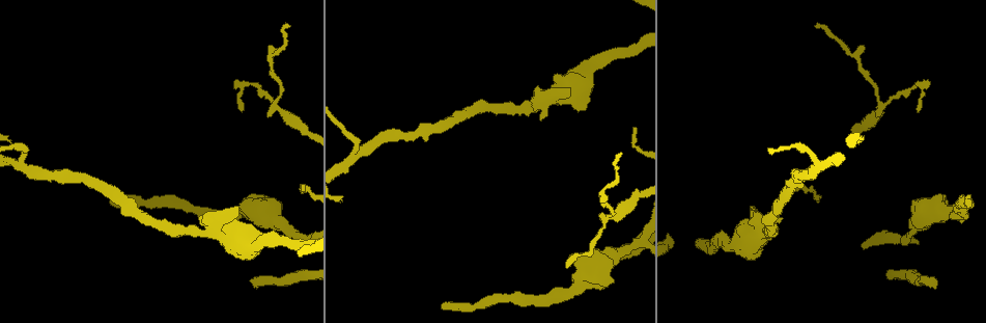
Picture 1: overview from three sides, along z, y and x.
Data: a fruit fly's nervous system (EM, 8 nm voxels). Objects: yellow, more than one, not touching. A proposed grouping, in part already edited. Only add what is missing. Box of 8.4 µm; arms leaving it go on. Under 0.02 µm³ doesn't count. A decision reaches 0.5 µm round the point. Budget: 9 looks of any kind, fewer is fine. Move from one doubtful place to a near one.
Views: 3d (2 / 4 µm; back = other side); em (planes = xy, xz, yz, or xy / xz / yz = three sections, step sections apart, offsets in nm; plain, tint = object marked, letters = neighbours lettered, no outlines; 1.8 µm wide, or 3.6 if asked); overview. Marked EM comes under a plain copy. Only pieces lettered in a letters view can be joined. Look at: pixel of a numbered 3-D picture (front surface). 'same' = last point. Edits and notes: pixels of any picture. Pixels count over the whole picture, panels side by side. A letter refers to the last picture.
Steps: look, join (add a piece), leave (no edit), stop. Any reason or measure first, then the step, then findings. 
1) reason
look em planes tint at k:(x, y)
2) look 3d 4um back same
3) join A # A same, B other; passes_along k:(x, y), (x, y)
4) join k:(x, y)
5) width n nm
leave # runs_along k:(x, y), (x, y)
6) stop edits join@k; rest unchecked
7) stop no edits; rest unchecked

branch stops here
look em 3.6um planes letters at 1:(256, 281)

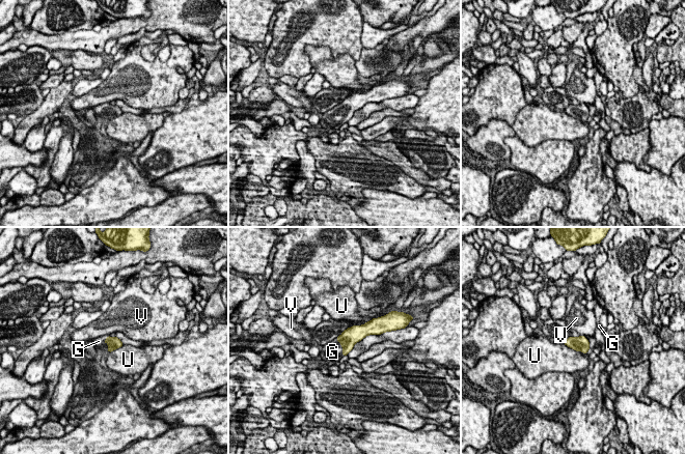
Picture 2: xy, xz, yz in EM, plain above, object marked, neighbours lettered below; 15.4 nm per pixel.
width 200 nm
join G # G same, U other, V other; passes_along 2:(113, 342), (106, 342), (99, 341); the neuron continues

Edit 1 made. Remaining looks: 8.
free end
look em planes letters at 1:(111, 205)

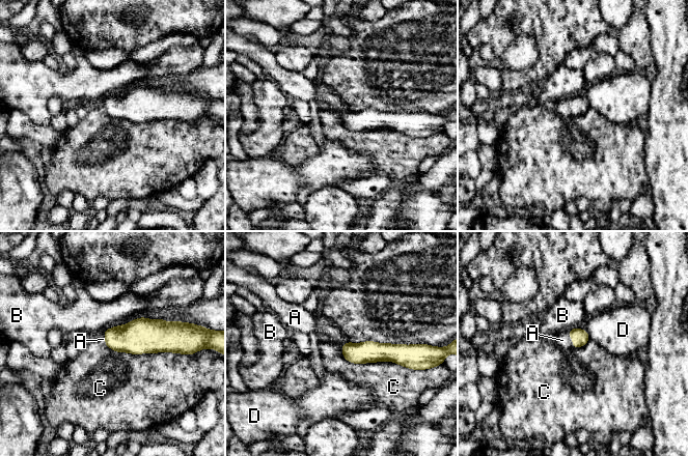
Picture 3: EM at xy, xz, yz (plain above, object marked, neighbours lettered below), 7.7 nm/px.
join A # A same, B other, C other, D other; the neuron continues

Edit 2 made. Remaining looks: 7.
redraw
look overview

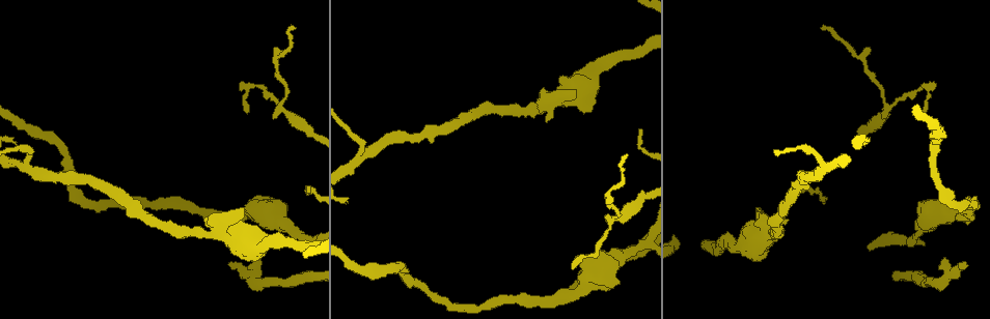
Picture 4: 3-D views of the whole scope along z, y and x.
stops while still wide
look em xy step 4 tint at 4:(244, 208)

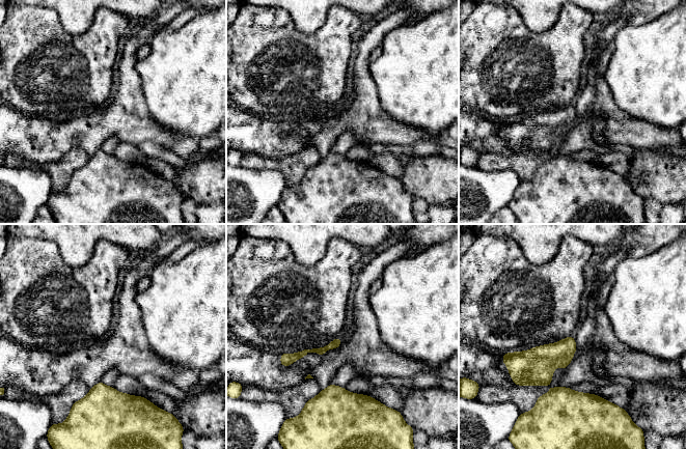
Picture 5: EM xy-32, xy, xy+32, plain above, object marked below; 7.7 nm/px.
cut it another way
look em planes letters same

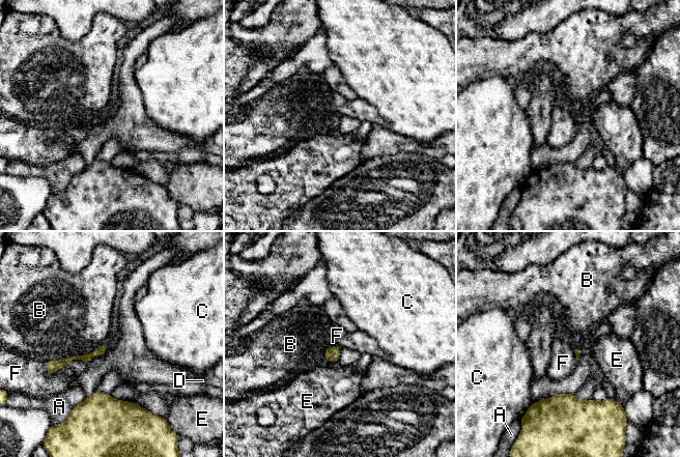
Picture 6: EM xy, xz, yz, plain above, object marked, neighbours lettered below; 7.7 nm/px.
longest_contact F 500 nm
leave # A other, B other, C other, D other, E other, F other; runs_along 6:(104, 347), (50, 369); no lettered piece goes on from it

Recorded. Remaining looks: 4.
thin arm on a thick one
look em xy step 8 letters at 4:(283, 109)

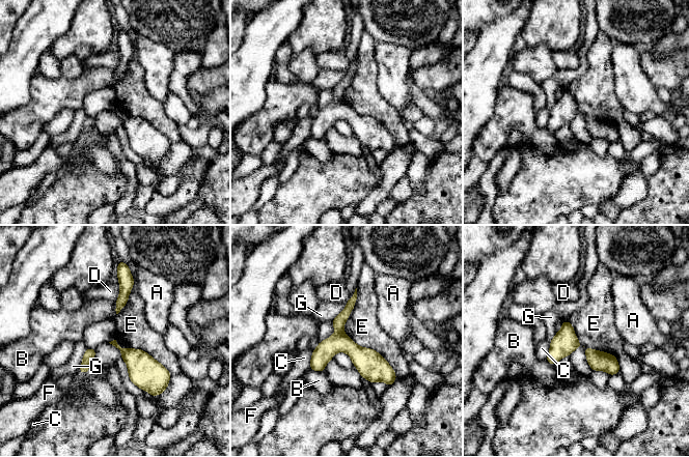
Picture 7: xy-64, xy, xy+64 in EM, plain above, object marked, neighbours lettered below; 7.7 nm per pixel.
leave # A other, B other, C other, D other, E other, F other, G other; none of them fits

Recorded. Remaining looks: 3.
stop edits join@2, join@3; rest unchecked

